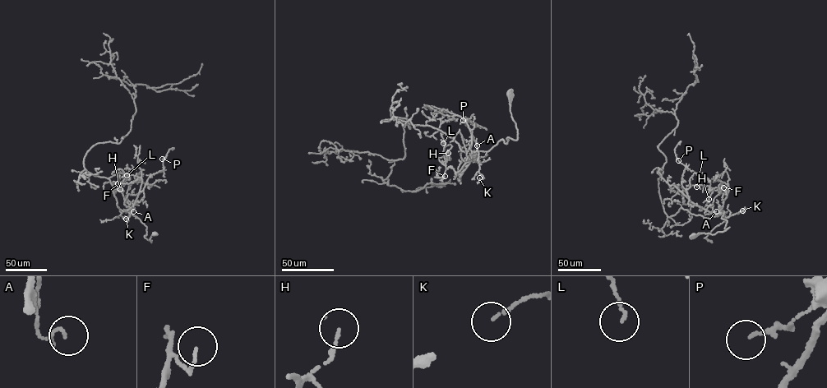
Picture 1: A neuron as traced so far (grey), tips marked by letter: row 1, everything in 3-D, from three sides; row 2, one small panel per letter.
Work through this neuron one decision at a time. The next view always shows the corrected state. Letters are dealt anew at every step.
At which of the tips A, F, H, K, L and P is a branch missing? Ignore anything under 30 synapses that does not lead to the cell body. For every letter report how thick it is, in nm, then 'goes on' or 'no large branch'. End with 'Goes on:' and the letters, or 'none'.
A: 130 nm thick; no large branch
F: 90 nm thick; no large branch
H: 110 nm thick; no large branch
K: 120 nm thick; no large branch
L: 80 nm thick; no large branch
P: 130 nm thick; goes on
Goes on: P

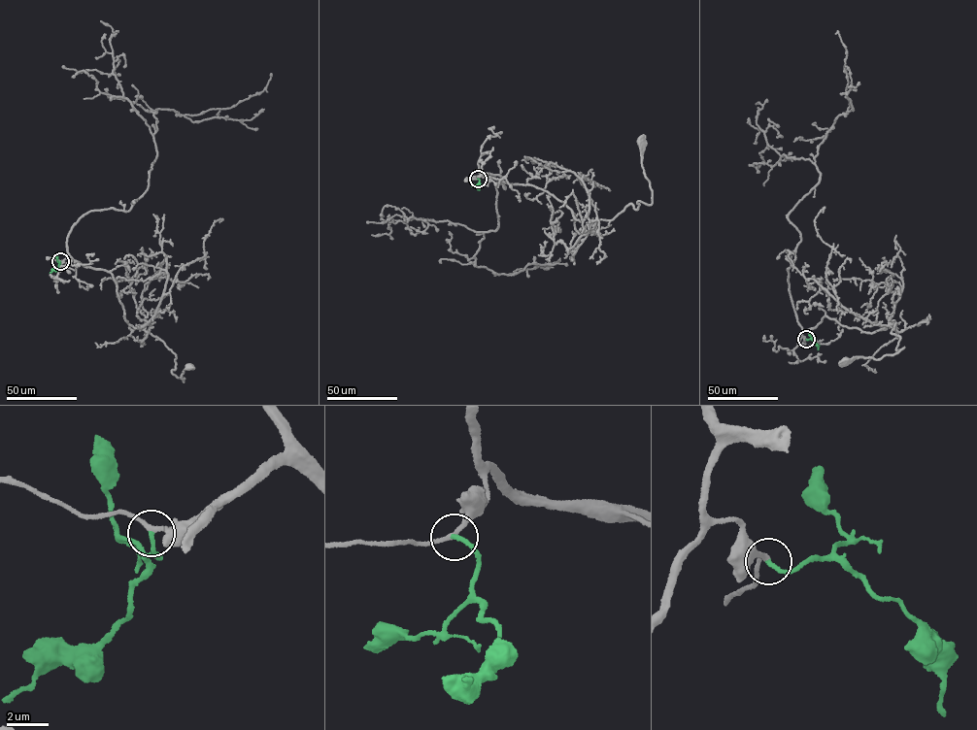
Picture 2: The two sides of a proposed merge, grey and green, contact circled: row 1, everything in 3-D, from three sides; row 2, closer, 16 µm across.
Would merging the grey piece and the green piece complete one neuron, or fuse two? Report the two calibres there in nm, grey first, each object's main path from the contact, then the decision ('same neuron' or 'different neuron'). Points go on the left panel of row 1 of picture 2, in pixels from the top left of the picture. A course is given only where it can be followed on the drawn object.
calibres 200 and 200 nm; course grey (60, 261), (69, 256), (110, 272), (125, 321), (164, 343), (175, 355), (172, 374), (183, 381), (189, 366); course green (59, 261), (58, 266), (50, 273); same neuron

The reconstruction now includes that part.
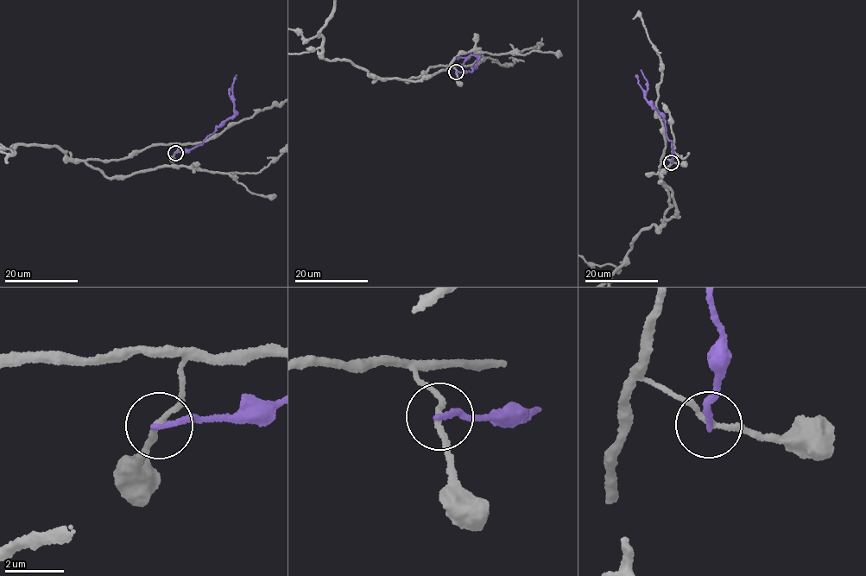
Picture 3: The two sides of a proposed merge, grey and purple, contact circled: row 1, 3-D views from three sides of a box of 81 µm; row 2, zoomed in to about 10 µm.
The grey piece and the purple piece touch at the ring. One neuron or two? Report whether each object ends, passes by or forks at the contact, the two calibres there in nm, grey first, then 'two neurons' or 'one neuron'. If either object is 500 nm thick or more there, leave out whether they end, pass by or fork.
grey passes by; purple ends; calibres 160 and 200 nm; two neurons

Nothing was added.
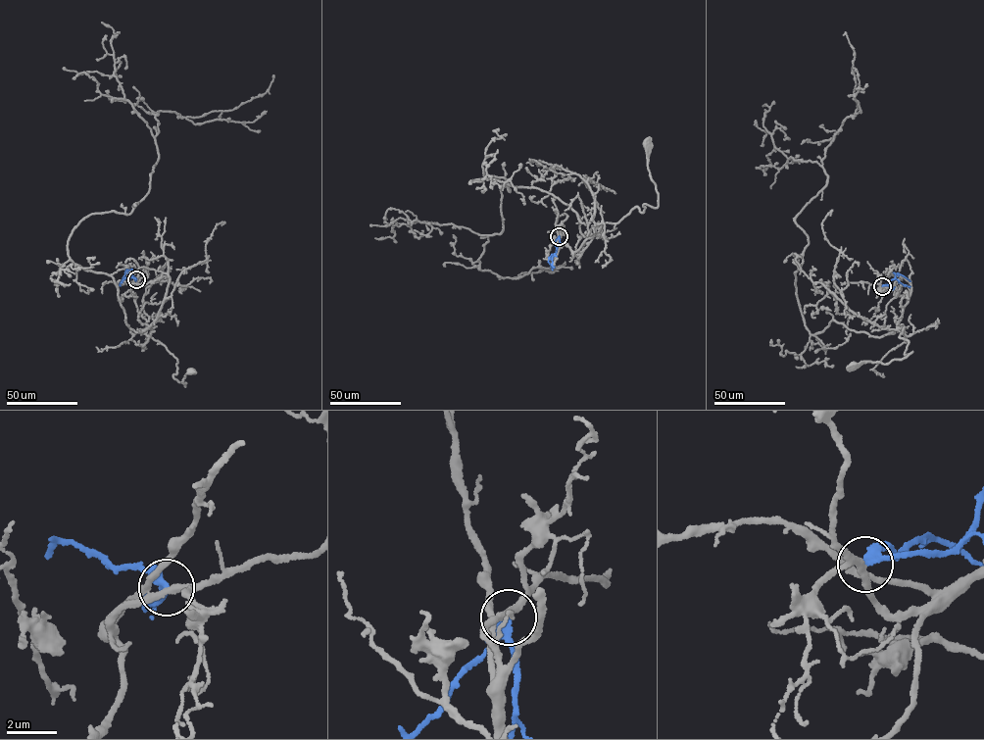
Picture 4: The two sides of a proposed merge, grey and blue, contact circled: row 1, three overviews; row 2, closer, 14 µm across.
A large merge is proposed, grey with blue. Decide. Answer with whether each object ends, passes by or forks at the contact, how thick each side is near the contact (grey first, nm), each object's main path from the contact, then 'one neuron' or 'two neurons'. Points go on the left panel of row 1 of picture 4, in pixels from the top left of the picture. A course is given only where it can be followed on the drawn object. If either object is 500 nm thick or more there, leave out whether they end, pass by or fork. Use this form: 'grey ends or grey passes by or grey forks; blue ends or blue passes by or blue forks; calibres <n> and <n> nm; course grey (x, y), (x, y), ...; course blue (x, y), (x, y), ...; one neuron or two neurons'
grey forks; blue passes by; calibres 240 and 280 nm; course grey (136, 279), (131, 290), (146, 320), (146, 335), (177, 360), (173, 378), (185, 385), (183, 378), (191, 370); course blue (136, 279), (132, 270), (126, 270), (121, 281); two neurons

